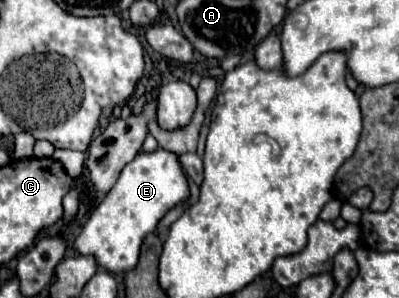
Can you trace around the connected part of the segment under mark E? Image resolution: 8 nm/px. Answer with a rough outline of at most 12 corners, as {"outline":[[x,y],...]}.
{"outline":[[141,151],[75,239],[111,273],[187,199],[177,155]]}

